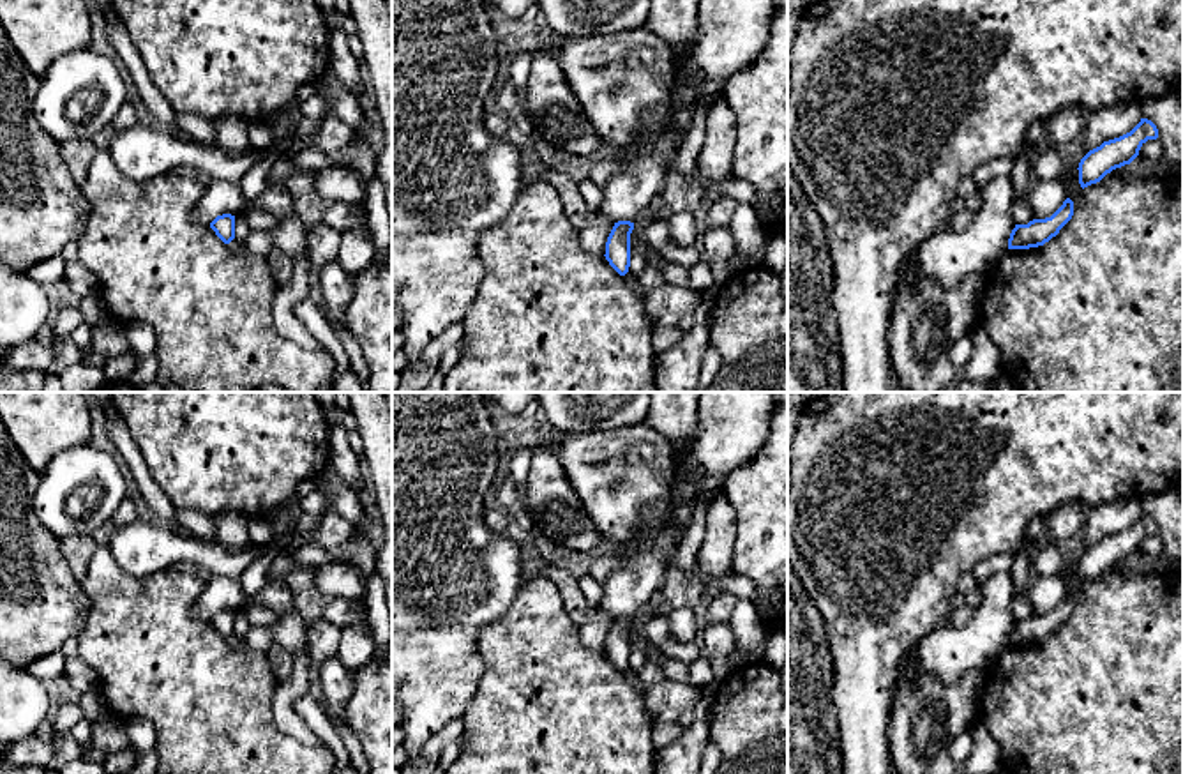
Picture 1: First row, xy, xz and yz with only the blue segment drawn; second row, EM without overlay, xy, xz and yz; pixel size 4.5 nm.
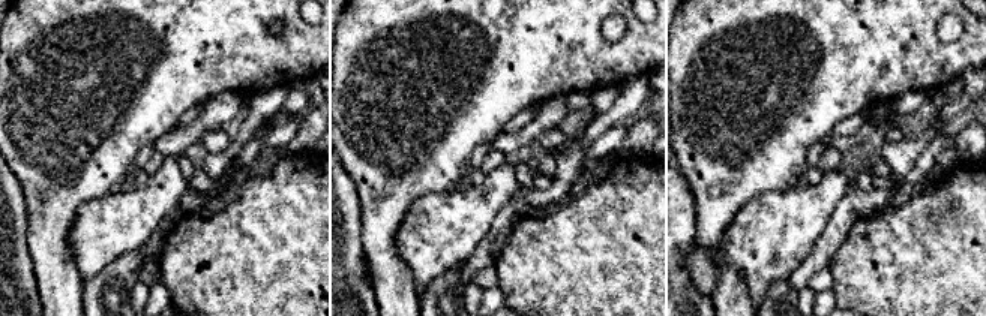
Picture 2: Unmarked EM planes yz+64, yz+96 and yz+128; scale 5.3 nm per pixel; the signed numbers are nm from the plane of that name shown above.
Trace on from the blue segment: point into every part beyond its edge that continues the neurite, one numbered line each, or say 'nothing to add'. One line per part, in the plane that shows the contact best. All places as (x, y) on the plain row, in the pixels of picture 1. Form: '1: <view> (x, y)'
nothing to add

